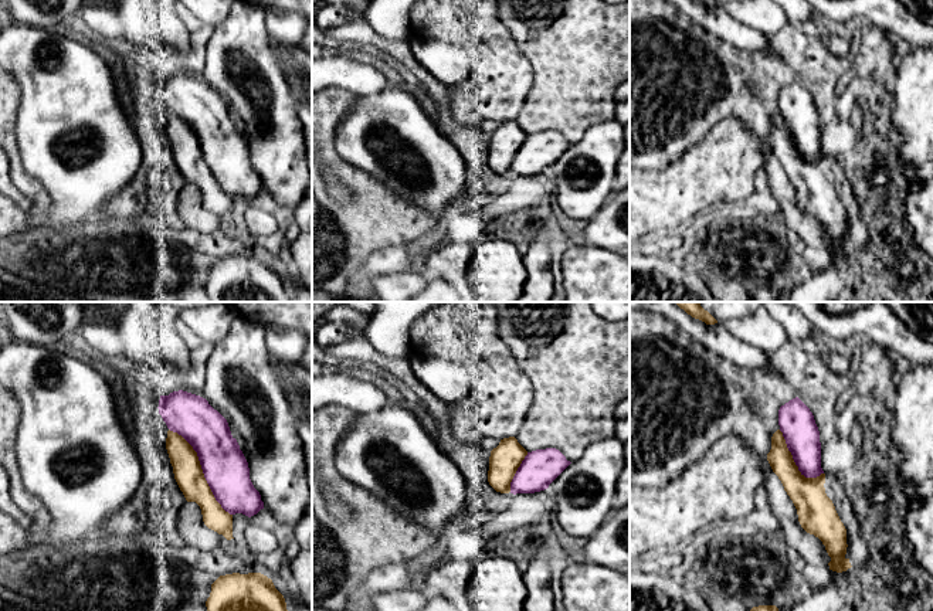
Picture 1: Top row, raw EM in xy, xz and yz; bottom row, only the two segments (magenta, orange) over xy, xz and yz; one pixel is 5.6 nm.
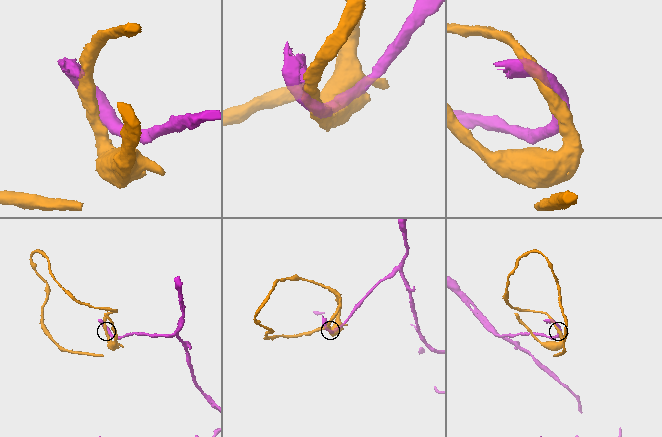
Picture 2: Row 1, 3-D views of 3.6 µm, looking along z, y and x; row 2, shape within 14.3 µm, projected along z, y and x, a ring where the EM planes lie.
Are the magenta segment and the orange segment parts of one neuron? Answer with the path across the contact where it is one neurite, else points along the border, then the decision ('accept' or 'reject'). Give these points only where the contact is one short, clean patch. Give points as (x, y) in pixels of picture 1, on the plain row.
accept

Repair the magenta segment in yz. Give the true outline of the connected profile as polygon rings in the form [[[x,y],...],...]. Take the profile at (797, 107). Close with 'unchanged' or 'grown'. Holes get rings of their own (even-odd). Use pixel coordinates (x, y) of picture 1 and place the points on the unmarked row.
[[[793,81],[778,92],[780,111],[771,119],[771,132],[767,143],[781,163],[784,173],[793,183],[801,210],[818,220],[831,244],[829,252],[842,255],[851,251],[847,237],[847,211],[841,204],[832,183],[825,176],[825,156],[821,150],[820,113],[810,91],[798,81]]] | grown

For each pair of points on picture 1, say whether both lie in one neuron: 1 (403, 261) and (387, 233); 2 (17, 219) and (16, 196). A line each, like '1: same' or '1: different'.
1: different
2: different

